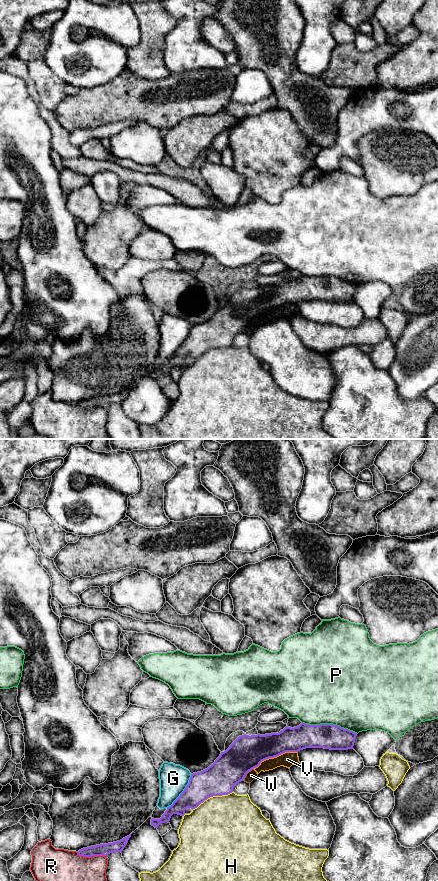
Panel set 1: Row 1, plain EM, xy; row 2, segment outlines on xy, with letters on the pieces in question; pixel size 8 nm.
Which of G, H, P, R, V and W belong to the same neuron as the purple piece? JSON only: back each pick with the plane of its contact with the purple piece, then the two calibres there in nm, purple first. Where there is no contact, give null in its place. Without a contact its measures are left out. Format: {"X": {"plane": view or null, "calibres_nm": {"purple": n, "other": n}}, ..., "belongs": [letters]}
{"belongs": []}

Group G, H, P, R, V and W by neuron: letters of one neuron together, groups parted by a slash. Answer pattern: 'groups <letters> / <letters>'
groups G / H / P / R / V W

